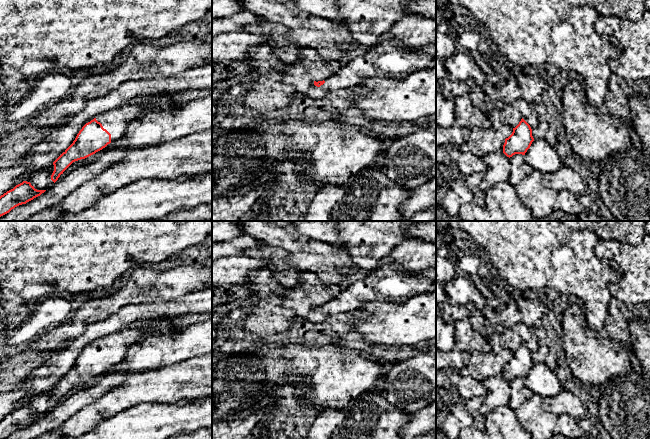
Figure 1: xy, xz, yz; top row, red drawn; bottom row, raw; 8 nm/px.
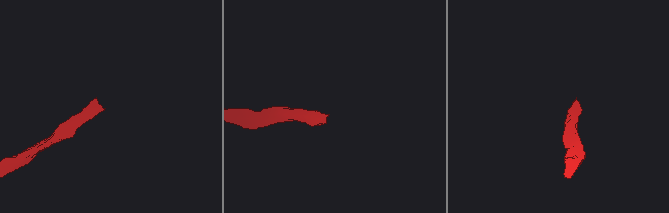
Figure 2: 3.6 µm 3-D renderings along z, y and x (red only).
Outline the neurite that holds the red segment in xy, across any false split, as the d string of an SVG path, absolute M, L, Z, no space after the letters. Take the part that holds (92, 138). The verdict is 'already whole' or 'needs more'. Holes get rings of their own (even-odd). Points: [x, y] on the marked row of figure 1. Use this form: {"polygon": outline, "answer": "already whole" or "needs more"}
{"polygon": "M169 94L138 96L129 100L126 104L116 109L98 115L86 123L77 134L73 143L53 162L54 171L51 180L55 183L61 174L75 161L85 159L105 148L111 142L119 139L132 120L135 120L153 110L170 110L180 106L180 103L173 102Z", "answer": "needs more"}

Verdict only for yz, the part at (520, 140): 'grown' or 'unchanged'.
unchanged

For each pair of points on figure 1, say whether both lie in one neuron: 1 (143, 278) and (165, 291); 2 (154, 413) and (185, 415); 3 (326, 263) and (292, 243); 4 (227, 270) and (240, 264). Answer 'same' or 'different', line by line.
1: same
2: same
3: same
4: same

